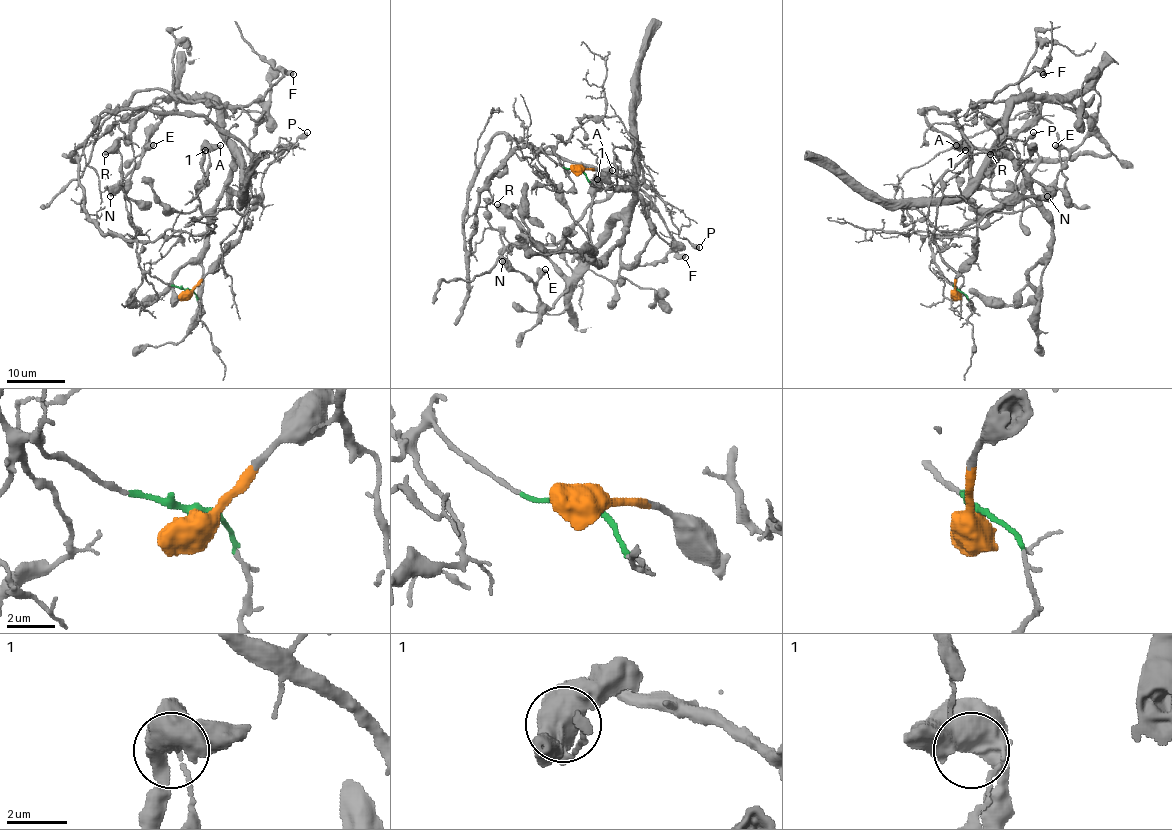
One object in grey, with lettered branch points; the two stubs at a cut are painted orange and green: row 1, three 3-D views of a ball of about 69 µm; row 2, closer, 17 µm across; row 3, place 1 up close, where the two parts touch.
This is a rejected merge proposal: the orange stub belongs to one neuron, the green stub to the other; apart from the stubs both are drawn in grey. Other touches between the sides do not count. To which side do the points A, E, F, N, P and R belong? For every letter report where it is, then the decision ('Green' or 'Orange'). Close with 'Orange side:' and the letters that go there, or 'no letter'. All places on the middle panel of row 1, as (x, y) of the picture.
A: Place: (612, 170). Orange
E: Place: (545, 269). Orange
F: Place: (685, 257). Green
N: Place: (502, 261). Orange
P: Place: (699, 247). Green
R: Place: (497, 204). Orange
Orange side: A, E, N, R

